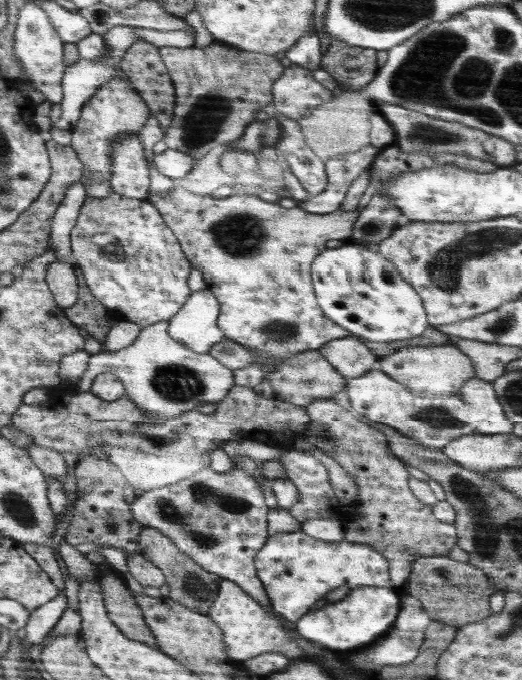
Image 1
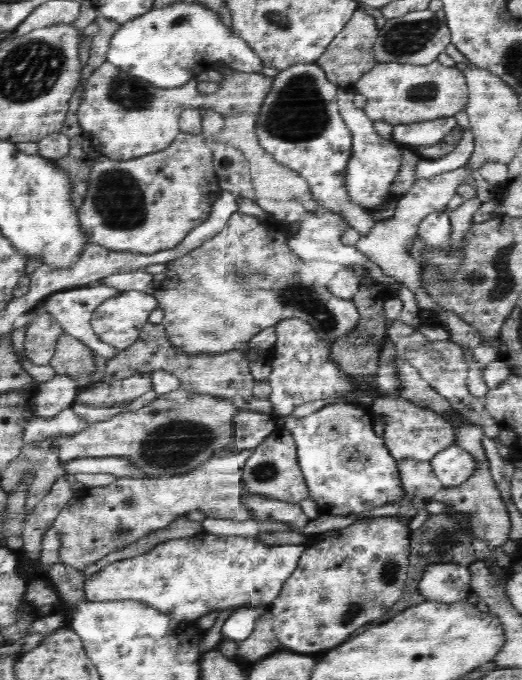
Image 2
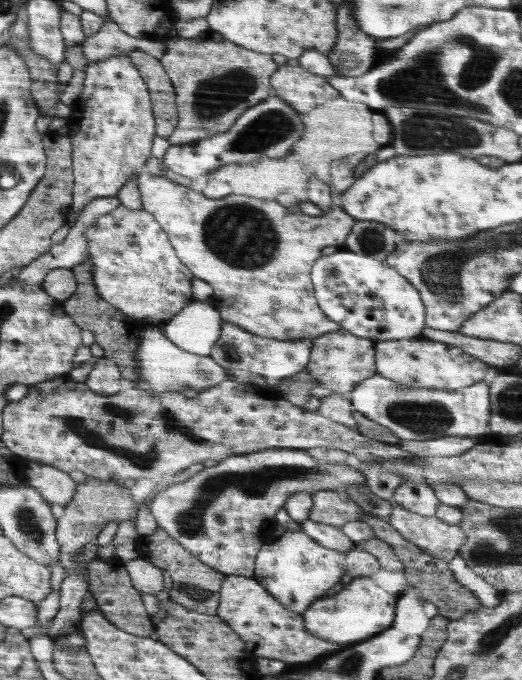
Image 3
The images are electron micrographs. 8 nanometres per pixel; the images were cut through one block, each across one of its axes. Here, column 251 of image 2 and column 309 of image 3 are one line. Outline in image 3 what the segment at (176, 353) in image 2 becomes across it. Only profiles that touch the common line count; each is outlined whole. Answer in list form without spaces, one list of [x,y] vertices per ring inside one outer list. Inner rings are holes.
[[[306,367],[302,372],[282,379],[278,386],[282,389],[281,397],[292,405],[308,411],[317,411],[321,406],[320,399],[312,395],[312,389],[320,387],[319,382],[309,374]]]

